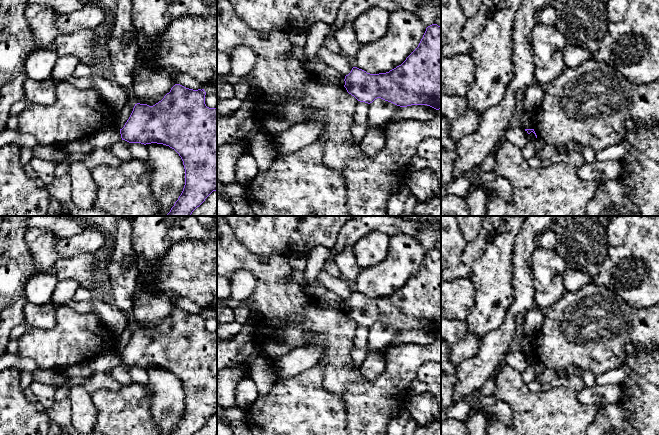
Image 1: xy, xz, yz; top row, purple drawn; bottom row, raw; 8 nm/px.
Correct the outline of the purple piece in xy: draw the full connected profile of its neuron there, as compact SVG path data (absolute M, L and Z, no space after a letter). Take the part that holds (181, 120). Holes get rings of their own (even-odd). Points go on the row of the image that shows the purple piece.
M175 84L164 98L153 106L135 104L133 111L120 129L122 140L129 143L163 144L174 149L181 157L185 169L185 185L181 195L166 216L191 216L205 199L217 191L217 107L209 108L205 104L204 89L193 90L180 84Z

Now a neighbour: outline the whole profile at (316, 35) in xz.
M319 22L315 23L307 32L307 44L305 48L305 56L300 61L301 66L309 71L307 64L316 58L318 49L323 46L326 37L328 36L328 24Z

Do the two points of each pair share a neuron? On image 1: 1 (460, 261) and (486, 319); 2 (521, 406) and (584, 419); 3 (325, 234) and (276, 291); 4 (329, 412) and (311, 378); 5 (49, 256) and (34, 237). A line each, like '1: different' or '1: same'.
1: same
2: same
3: different
4: same
5: same

